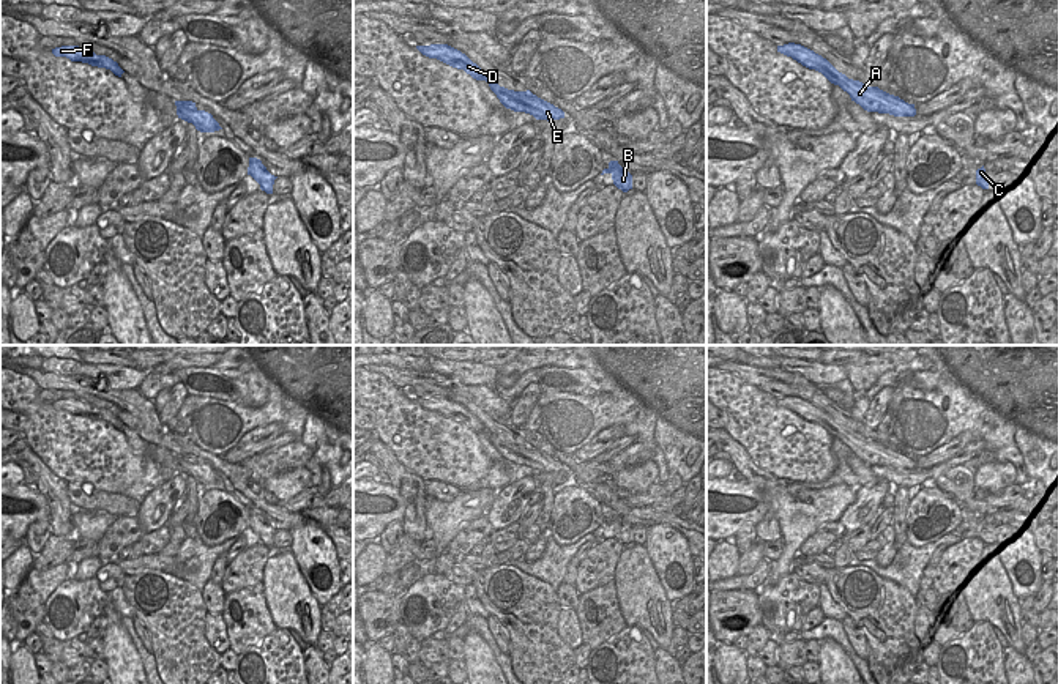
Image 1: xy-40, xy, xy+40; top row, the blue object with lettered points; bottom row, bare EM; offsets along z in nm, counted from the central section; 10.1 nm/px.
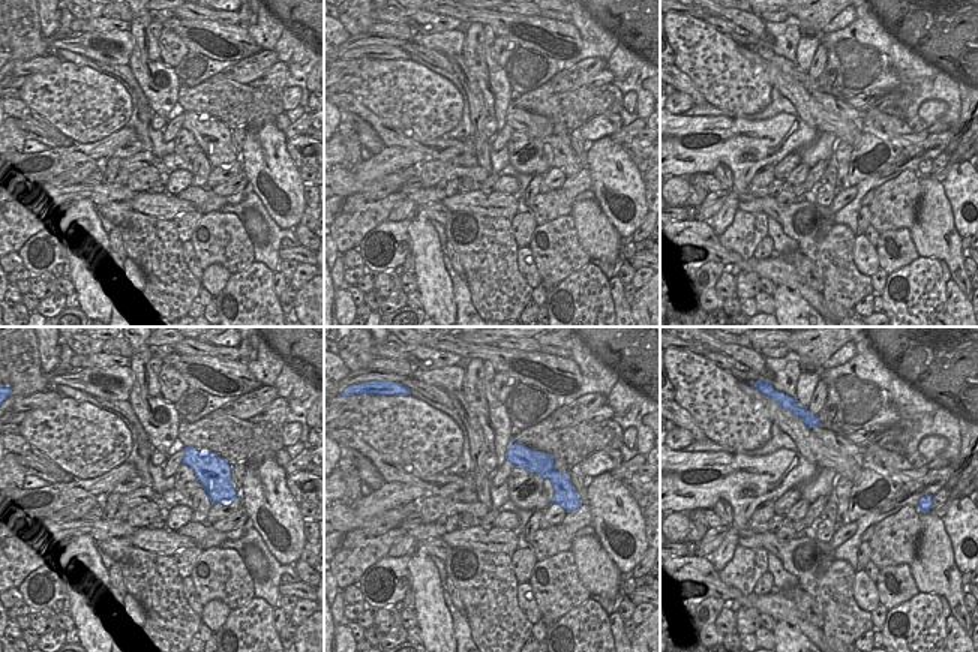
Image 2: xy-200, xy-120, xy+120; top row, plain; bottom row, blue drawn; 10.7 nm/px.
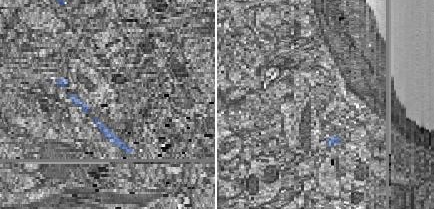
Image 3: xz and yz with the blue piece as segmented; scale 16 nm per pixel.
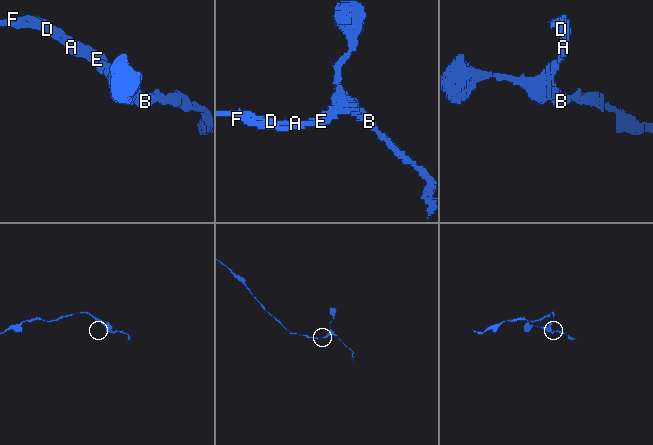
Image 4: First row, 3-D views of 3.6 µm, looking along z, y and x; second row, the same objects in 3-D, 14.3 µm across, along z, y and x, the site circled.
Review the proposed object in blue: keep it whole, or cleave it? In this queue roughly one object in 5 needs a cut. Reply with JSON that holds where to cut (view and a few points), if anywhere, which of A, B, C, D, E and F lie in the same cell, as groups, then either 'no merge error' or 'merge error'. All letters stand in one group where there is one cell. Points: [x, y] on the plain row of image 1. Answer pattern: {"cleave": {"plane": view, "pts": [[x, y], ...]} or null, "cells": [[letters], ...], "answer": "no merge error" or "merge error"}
{"cleave": null, "cells": [["A", "B", "C", "D", "E", "F"]], "answer": "no merge error"}

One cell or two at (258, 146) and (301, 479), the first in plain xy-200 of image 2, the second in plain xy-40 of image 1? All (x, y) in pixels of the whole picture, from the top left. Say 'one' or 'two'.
two

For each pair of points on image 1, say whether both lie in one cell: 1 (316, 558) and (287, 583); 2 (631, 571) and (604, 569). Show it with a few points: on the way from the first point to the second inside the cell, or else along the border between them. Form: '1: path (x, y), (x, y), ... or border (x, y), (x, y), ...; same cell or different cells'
1: border (289, 549), (309, 593), (319, 602); different cells
2: border (625, 546), (615, 568), (614, 582); different cells

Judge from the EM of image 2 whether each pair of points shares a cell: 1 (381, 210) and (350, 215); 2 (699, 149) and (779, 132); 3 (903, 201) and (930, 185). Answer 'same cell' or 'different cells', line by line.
1: same cell
2: same cell
3: different cells

